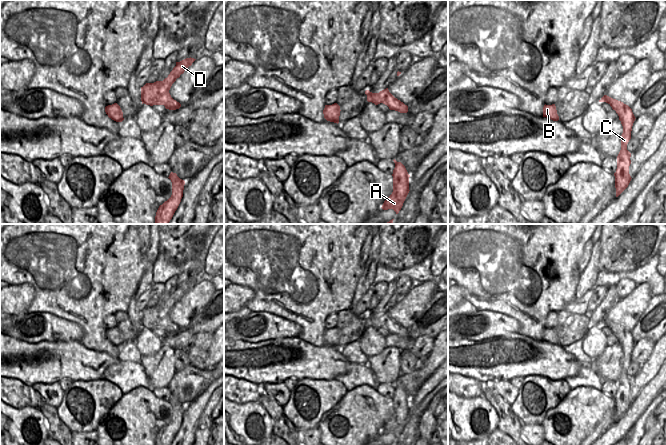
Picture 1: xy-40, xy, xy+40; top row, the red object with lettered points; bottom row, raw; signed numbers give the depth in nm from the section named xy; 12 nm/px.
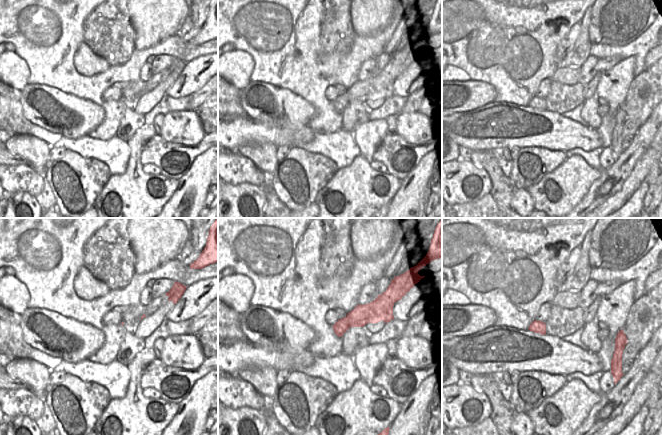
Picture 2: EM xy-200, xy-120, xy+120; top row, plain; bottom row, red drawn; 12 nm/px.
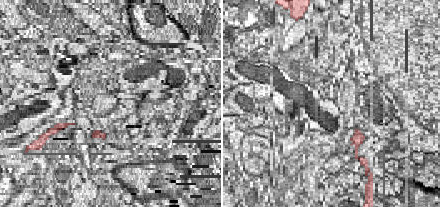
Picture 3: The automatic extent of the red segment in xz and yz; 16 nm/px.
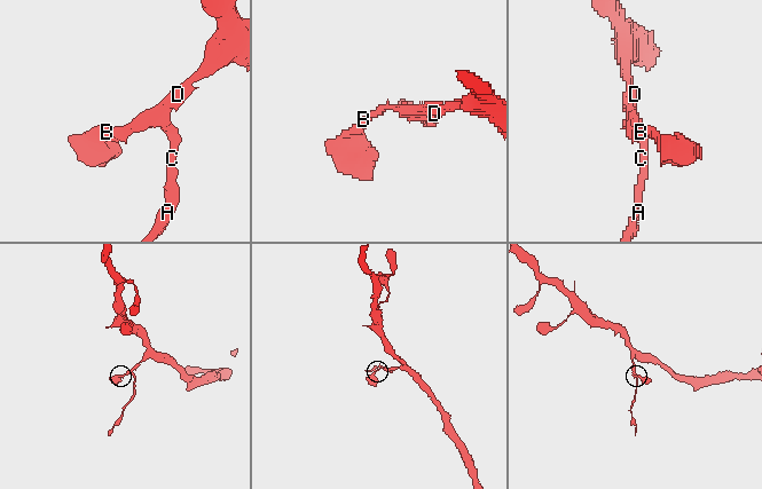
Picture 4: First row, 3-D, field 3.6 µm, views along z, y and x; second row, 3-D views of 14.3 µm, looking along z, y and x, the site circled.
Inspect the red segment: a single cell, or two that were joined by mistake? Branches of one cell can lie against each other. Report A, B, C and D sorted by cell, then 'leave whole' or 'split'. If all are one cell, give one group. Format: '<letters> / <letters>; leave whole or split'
A C / B D; split

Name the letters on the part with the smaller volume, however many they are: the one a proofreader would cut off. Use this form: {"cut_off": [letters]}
{"cut_off": ["A", "C"]}

